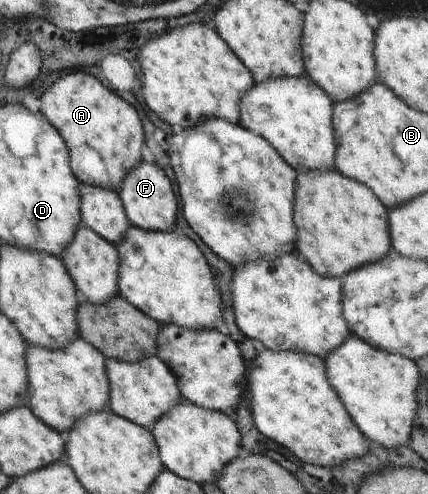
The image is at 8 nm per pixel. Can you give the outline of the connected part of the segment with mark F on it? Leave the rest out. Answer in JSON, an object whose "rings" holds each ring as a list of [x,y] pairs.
{"rings":[[[139,161],[129,173],[125,175],[118,192],[123,203],[123,209],[127,219],[135,227],[149,229],[149,231],[172,231],[177,223],[178,199],[176,199],[170,180],[163,169],[155,163]]]}

